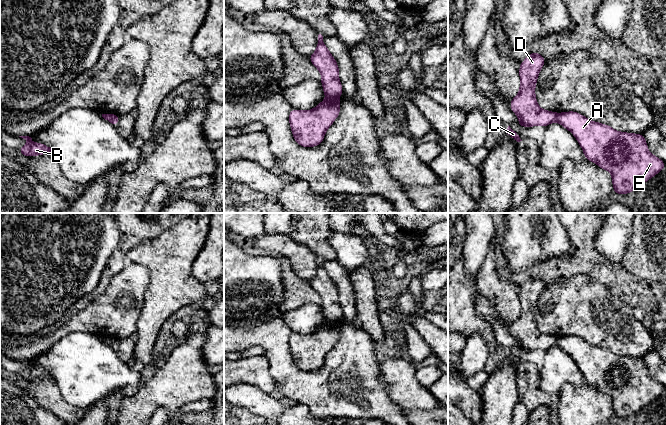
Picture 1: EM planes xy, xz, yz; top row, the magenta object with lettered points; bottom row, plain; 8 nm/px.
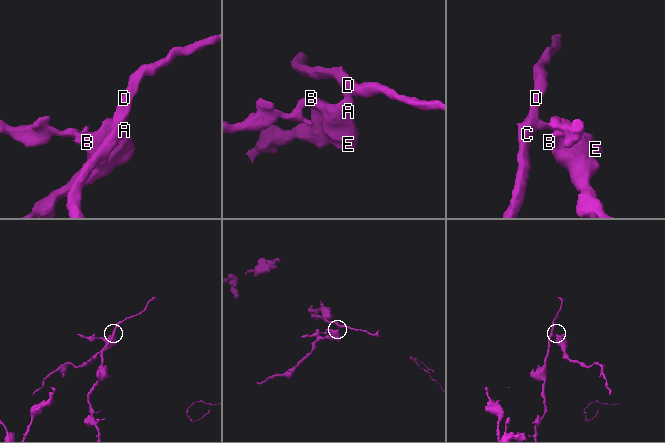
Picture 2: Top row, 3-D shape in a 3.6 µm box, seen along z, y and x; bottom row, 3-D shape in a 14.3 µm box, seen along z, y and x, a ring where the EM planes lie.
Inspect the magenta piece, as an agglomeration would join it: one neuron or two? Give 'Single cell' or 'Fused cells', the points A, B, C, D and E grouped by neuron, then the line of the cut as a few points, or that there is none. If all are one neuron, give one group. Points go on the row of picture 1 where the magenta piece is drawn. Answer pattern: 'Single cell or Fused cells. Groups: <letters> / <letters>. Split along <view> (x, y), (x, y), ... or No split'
Fused cells. Groups: A B E / C D. Split along xz (337, 96), (327, 98)

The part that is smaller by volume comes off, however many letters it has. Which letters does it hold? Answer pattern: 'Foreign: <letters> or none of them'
Foreign: A, B, E

